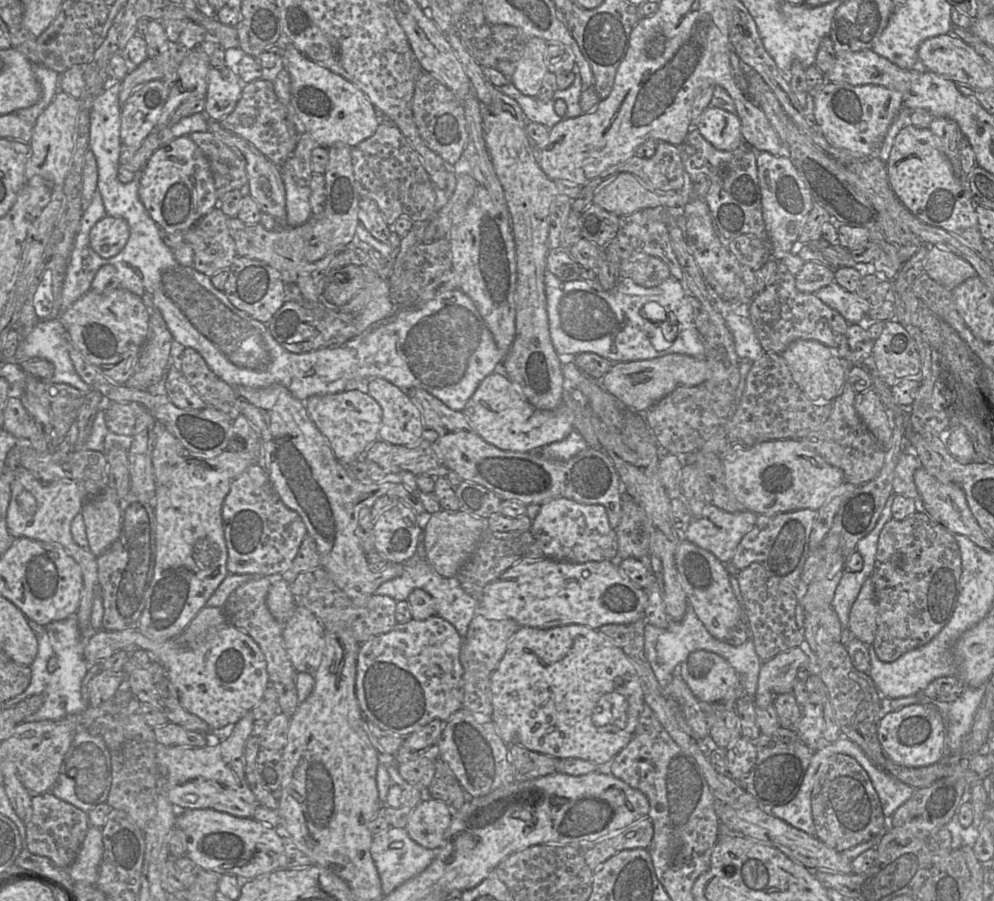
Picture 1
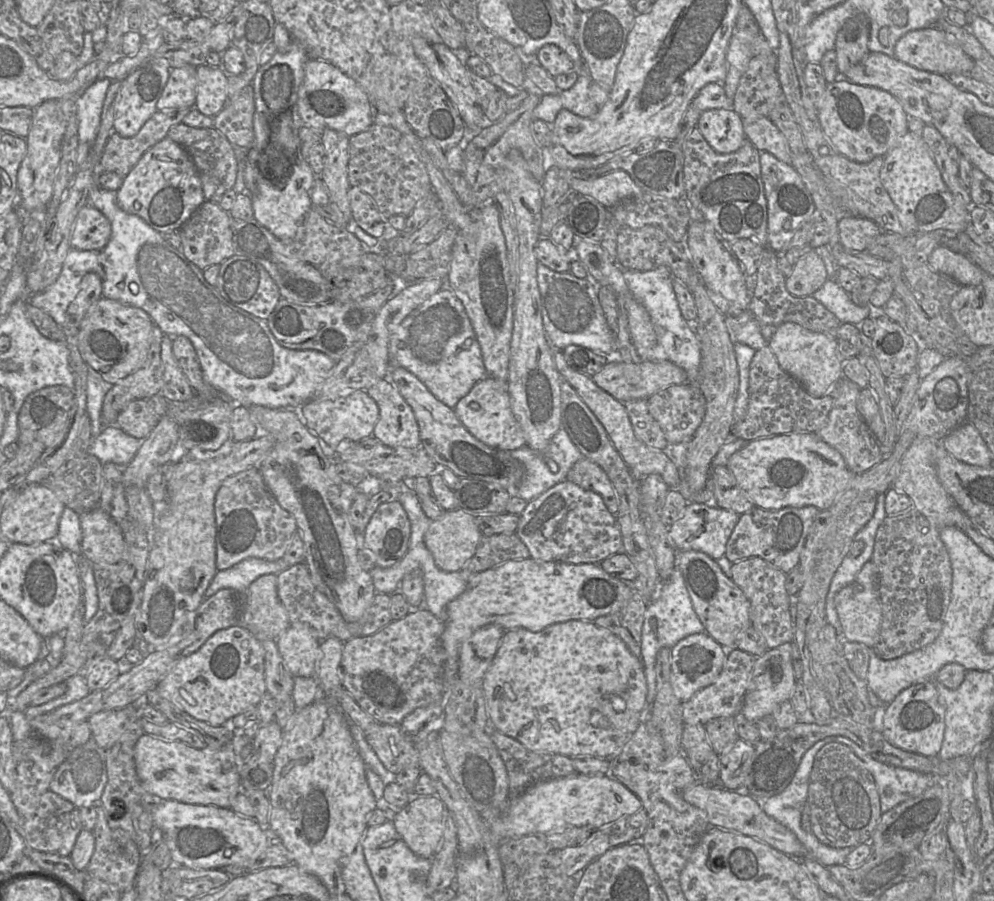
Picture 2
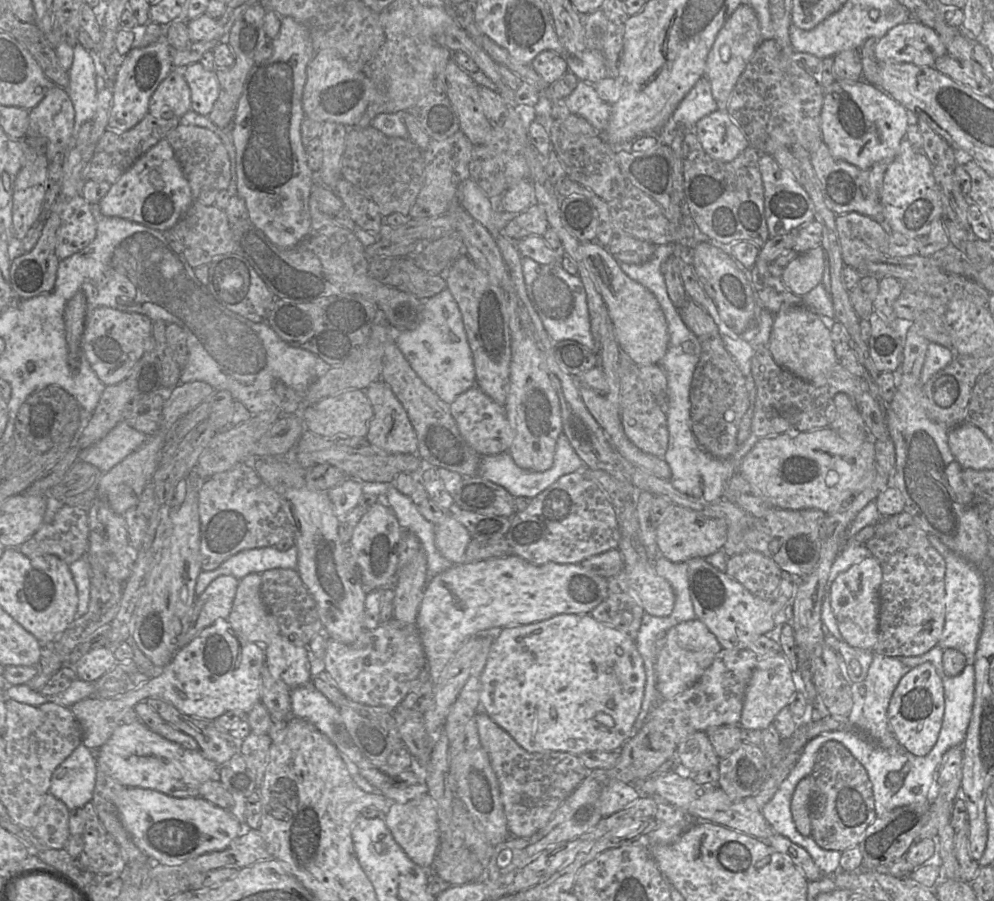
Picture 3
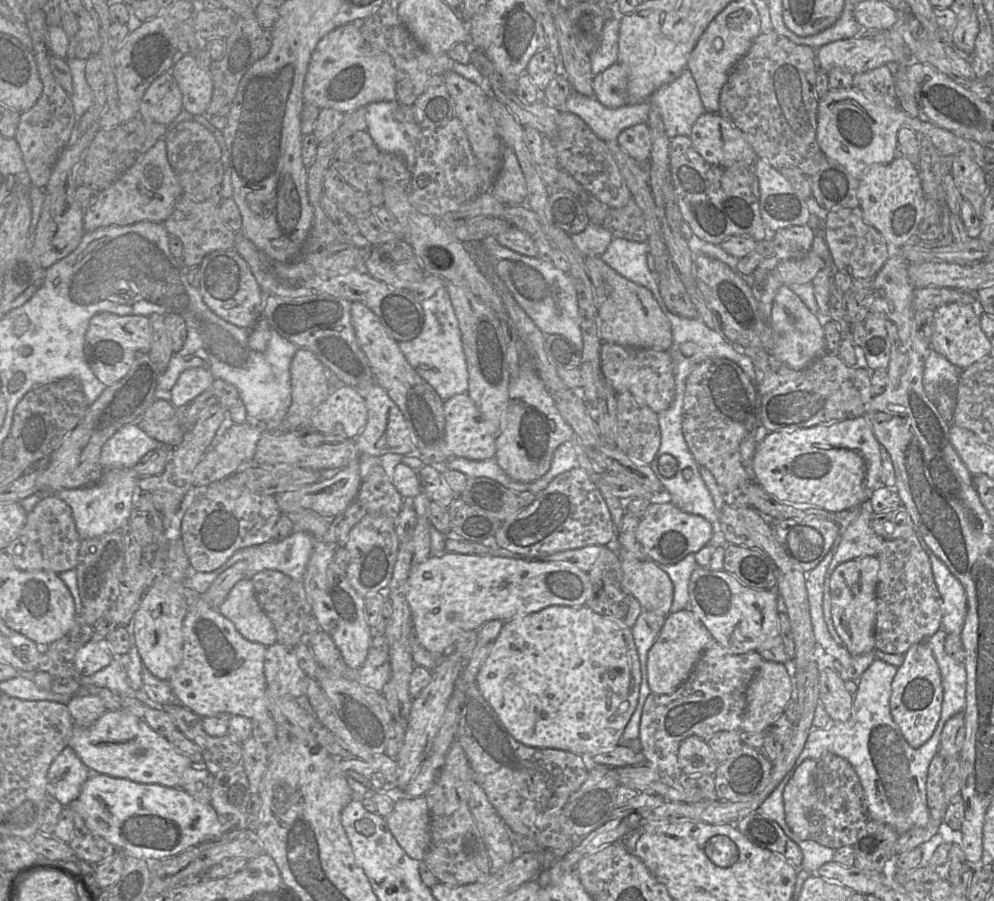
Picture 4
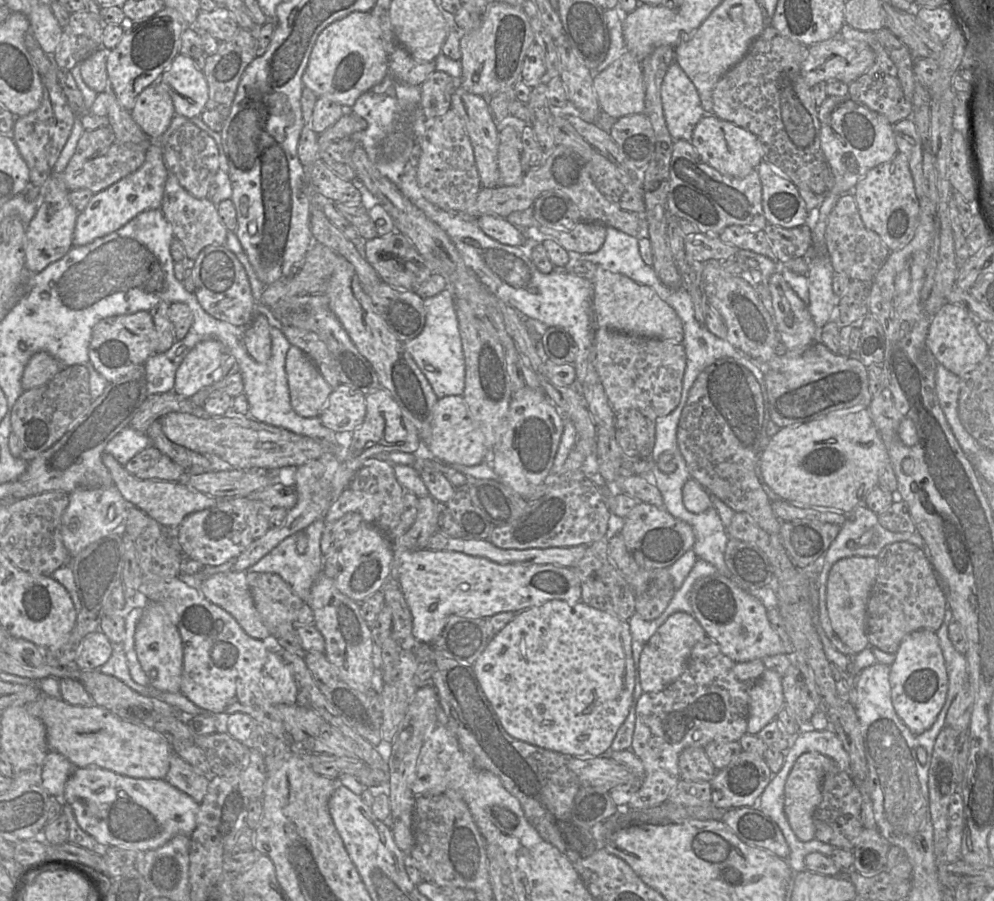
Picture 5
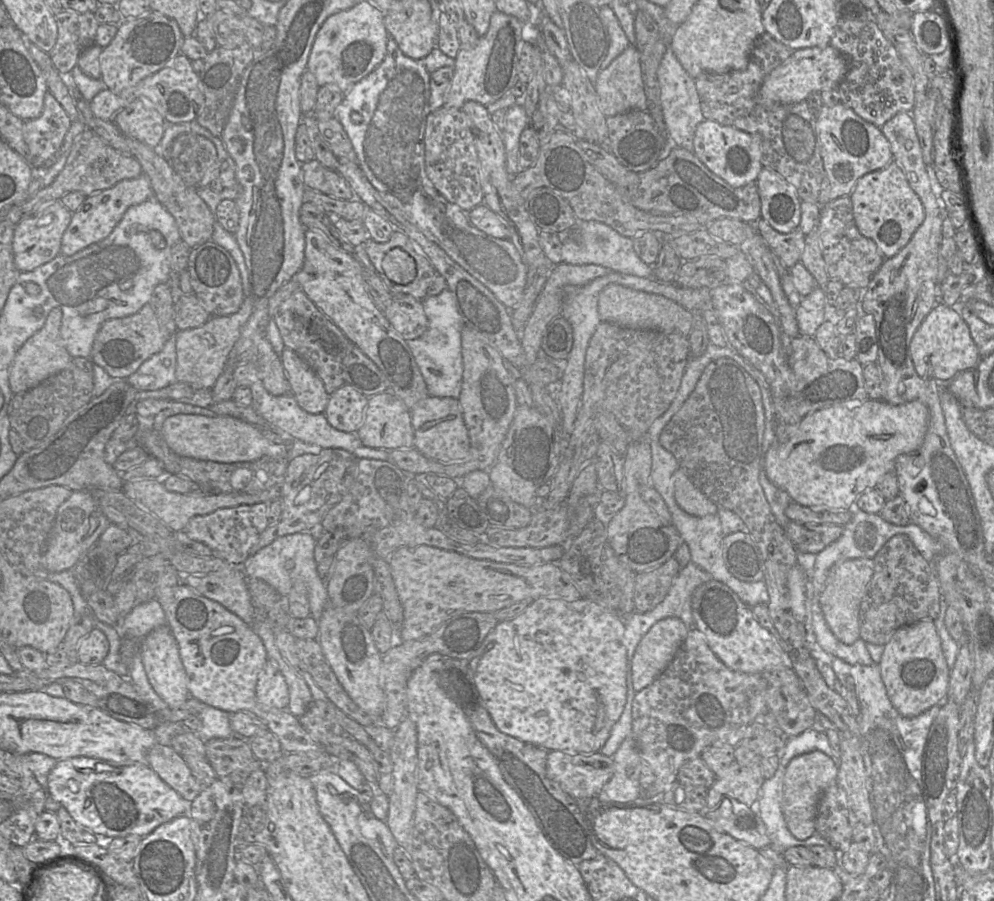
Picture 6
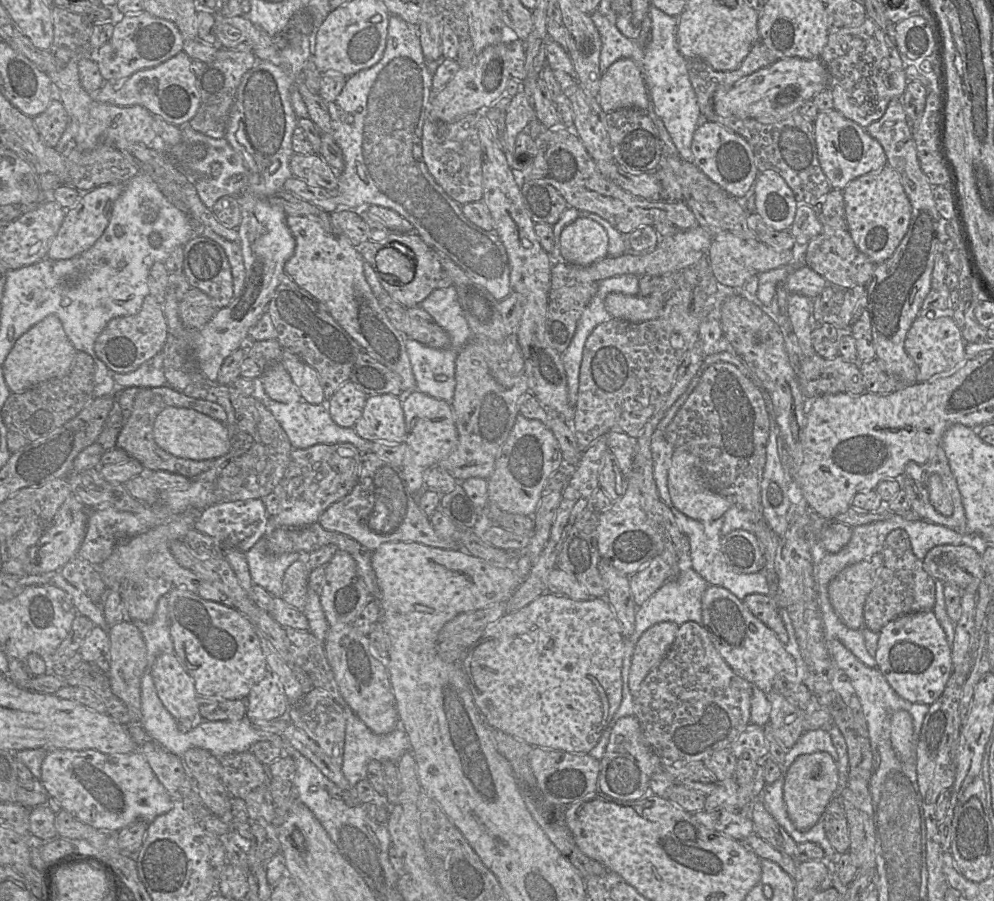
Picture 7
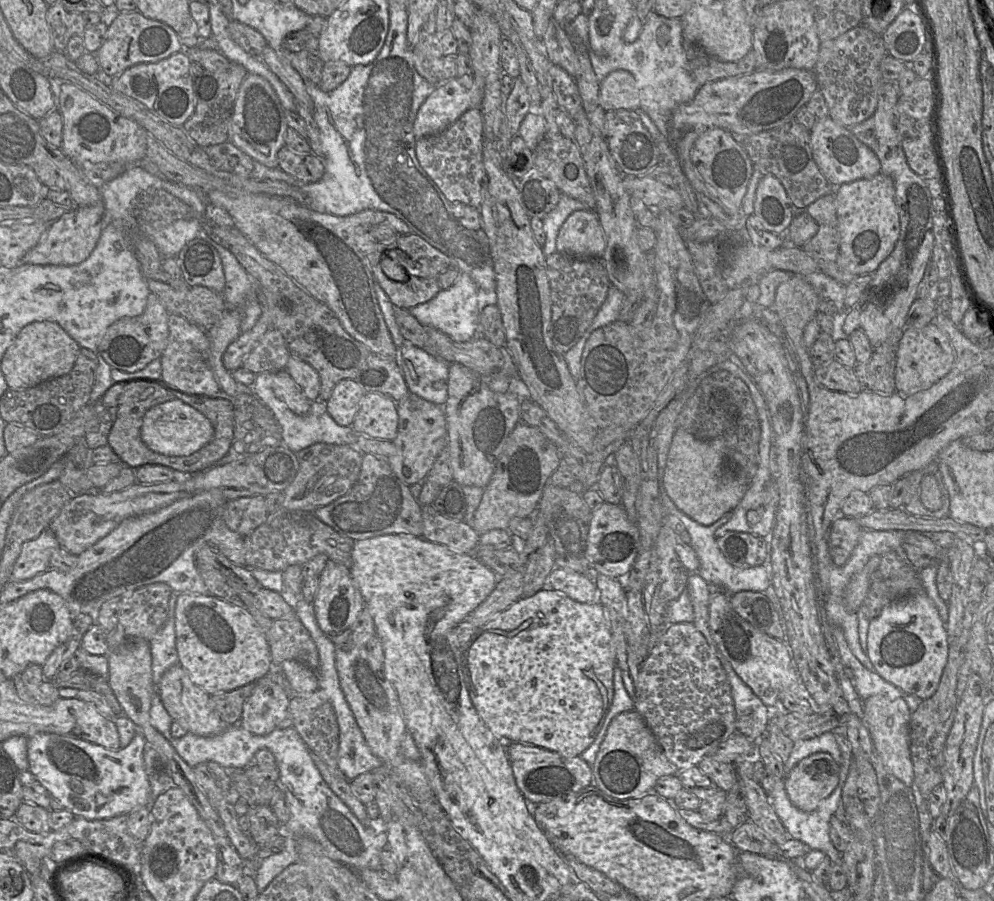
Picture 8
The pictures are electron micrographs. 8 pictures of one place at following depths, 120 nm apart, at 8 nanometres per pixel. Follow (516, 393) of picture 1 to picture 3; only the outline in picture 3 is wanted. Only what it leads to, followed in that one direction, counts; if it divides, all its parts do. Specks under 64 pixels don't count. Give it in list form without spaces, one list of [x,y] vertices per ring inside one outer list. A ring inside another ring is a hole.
[[[478,386],[461,393],[449,404],[459,432],[465,442],[480,456],[490,456],[508,451],[512,443],[512,430],[508,424],[505,408],[493,401]]]

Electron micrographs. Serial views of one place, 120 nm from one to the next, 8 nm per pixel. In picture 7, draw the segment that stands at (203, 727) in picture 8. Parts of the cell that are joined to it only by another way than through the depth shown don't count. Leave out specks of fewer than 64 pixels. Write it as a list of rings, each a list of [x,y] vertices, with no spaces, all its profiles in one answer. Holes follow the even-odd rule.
[[[175,653],[159,655],[151,675],[158,697],[176,720],[199,718],[194,681]]]

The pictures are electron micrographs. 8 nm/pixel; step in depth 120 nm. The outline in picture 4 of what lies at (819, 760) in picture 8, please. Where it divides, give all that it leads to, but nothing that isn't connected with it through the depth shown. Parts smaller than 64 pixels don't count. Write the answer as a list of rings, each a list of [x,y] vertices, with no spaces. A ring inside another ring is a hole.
[[[816,760],[803,761],[783,792],[786,823],[802,840],[810,839],[809,811],[817,800],[816,766]]]

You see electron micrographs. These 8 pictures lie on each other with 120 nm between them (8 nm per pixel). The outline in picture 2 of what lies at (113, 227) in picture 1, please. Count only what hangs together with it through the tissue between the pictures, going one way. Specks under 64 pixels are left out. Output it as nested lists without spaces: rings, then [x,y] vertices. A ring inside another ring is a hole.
[[[90,204],[79,211],[72,236],[71,248],[79,250],[101,250],[111,237],[111,223],[106,216]]]

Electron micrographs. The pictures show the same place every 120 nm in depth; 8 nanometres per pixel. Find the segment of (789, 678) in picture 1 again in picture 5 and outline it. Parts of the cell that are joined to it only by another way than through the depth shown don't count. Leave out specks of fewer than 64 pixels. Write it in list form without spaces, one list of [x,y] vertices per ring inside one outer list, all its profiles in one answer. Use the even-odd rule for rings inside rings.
[[[765,669],[750,691],[747,734],[757,735],[784,706],[782,676]]]

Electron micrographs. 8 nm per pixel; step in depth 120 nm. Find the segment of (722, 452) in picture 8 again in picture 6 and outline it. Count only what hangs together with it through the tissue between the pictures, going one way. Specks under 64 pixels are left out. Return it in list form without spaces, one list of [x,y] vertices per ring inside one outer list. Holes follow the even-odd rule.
[[[683,468],[675,471],[673,483],[675,500],[687,514],[704,517],[717,513],[718,505],[694,485]]]

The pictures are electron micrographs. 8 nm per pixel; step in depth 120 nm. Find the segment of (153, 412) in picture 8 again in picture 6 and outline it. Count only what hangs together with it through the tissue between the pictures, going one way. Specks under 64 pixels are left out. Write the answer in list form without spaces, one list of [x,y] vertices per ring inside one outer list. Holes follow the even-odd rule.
[[[173,415],[164,421],[162,434],[169,448],[177,455],[197,460],[237,463],[255,461],[264,456],[286,458],[285,443],[275,443],[260,428],[230,416]]]

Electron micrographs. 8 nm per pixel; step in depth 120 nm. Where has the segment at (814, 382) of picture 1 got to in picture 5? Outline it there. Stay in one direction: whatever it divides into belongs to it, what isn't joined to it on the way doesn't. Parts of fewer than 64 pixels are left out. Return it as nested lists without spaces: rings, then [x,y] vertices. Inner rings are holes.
[[[779,272],[768,280],[774,309],[774,322],[787,350],[806,348],[819,341],[821,329],[816,330],[807,305],[797,296]]]

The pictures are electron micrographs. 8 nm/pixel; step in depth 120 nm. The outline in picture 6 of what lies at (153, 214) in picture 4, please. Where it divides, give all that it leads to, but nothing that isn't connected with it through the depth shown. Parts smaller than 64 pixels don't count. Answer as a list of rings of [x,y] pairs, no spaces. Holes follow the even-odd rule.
[[[142,173],[137,178],[122,180],[111,188],[86,196],[81,206],[72,213],[71,221],[62,236],[60,254],[74,255],[105,239],[120,222],[129,207],[141,204],[153,195],[150,180]]]

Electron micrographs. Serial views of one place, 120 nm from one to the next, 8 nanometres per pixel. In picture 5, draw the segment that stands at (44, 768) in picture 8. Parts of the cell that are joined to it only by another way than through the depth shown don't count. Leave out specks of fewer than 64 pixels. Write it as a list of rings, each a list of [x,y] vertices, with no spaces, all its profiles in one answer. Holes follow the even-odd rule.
[[[97,766],[75,768],[66,782],[62,801],[68,803],[79,826],[97,841],[144,853],[174,836],[190,836],[199,804],[166,779],[133,778]]]

